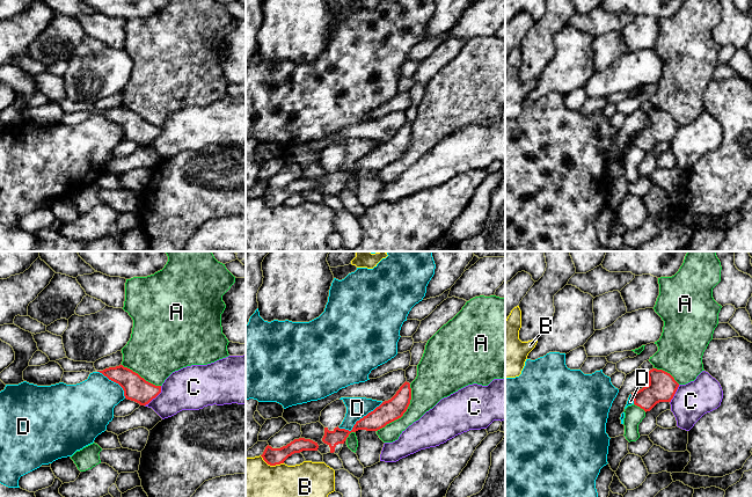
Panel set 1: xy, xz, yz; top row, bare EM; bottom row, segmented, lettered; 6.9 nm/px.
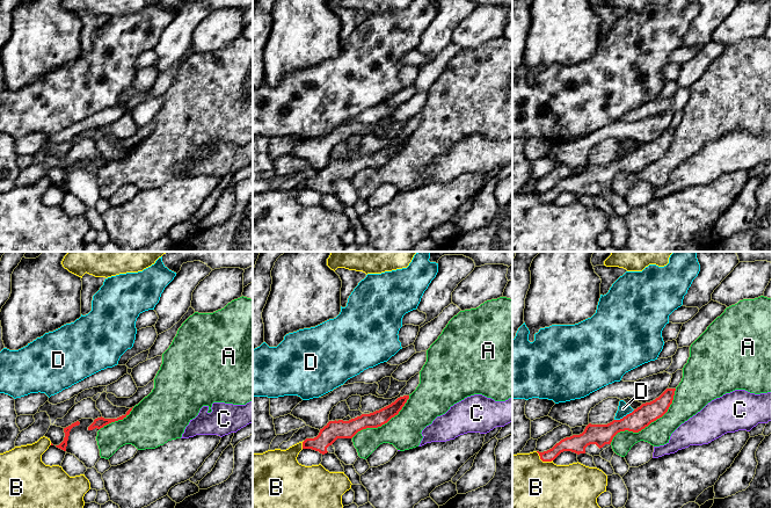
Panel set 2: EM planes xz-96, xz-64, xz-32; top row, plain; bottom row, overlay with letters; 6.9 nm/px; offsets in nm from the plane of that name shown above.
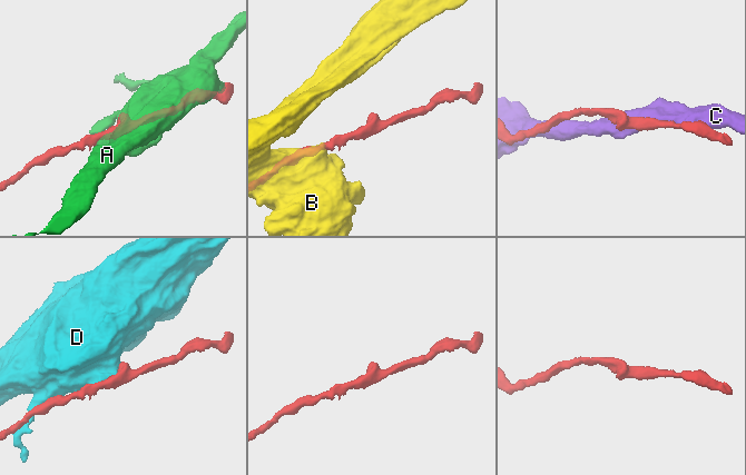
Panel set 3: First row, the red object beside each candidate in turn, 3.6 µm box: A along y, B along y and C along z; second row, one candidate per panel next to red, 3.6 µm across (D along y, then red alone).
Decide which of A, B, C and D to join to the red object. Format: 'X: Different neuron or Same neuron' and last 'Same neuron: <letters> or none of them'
A: Different neuron
B: Different neuron
C: Different neuron
D: Different neuron
Same neuron: none of them

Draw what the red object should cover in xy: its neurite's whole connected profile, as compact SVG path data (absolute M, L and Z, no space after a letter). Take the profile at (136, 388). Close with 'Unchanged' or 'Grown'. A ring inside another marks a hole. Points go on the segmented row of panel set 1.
M123 365L97 372L118 383L124 390L125 399L134 401L140 405L148 404L161 393L161 386L146 381L138 373Z. Unchanged

